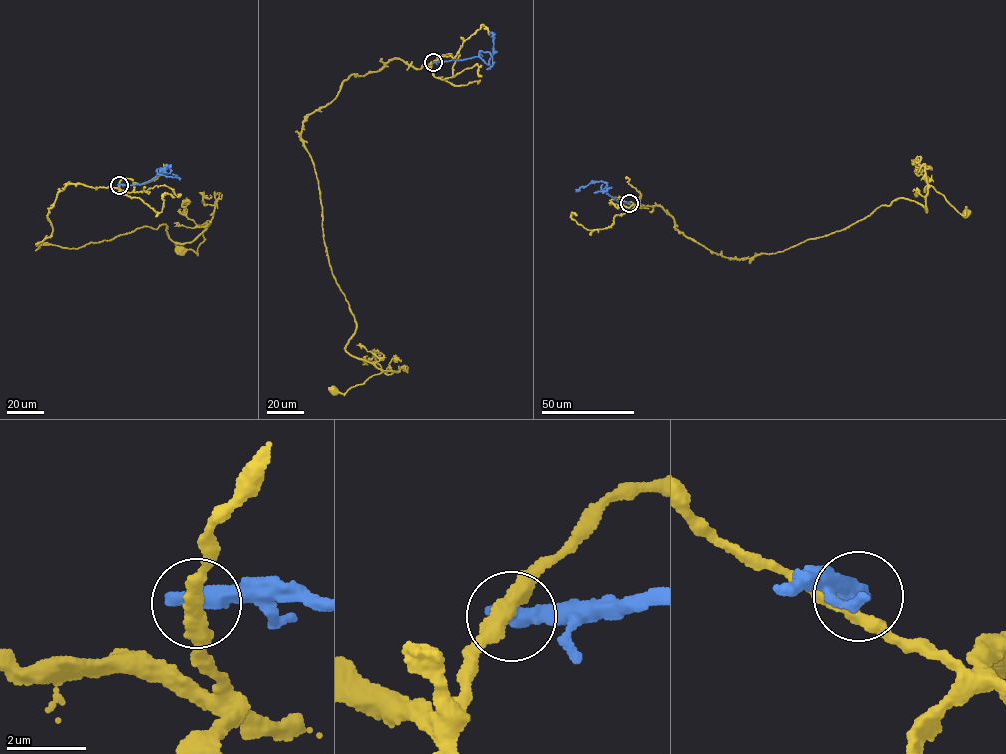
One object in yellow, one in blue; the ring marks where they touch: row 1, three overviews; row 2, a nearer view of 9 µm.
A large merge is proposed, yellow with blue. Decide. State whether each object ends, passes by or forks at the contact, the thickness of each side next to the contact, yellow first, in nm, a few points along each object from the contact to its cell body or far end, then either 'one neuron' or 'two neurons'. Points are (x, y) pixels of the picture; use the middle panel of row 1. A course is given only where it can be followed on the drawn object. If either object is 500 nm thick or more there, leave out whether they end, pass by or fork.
400/500 nm | yellow via (433, 62), (388, 59), (352, 75), (303, 123), (326, 251), (356, 323), (344, 348), (381, 371), (333, 389) | blue via (433, 62), (479, 57), (489, 64), (493, 44), (493, 34), (489, 33) | two neurons

